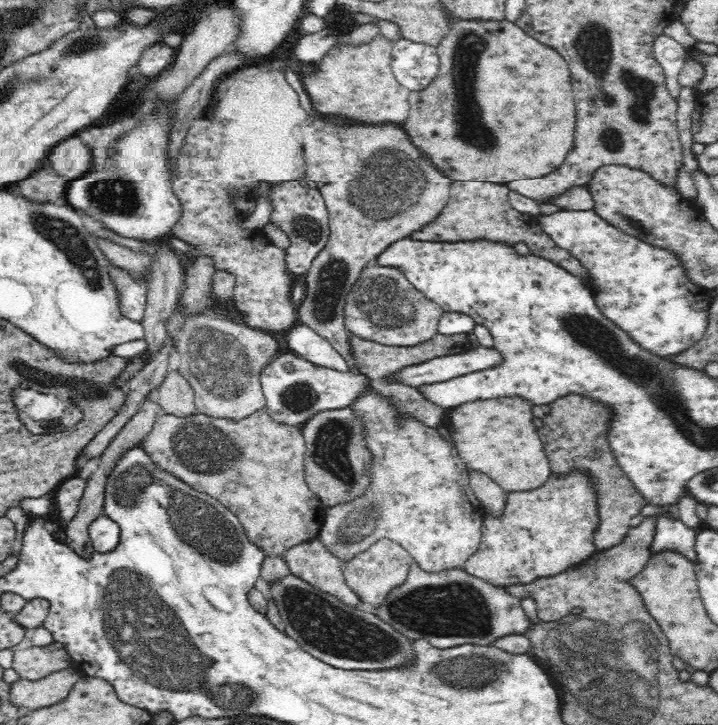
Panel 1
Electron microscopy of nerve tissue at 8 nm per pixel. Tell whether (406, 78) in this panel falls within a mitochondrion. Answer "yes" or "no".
no

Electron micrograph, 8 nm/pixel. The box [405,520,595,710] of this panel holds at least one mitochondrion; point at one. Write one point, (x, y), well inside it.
(467, 676)

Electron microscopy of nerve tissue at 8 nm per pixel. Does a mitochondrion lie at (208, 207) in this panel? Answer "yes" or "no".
no

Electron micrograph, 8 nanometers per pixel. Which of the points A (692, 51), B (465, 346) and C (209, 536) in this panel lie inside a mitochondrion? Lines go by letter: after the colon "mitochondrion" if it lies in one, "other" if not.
A: other
B: other
C: mitochondrion

